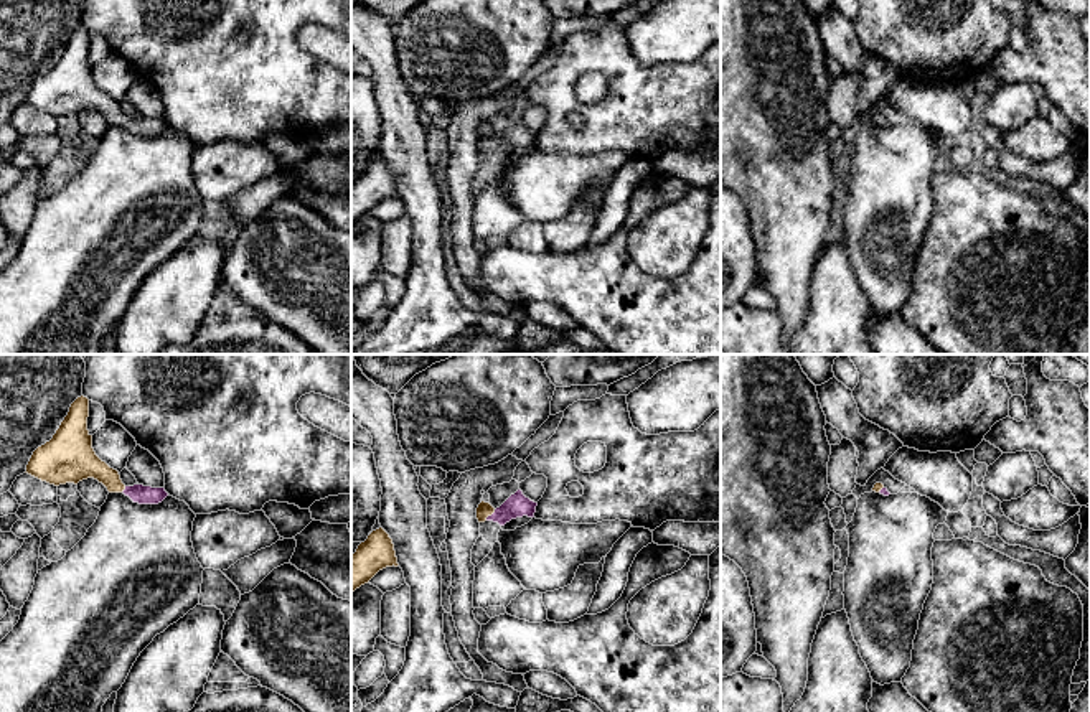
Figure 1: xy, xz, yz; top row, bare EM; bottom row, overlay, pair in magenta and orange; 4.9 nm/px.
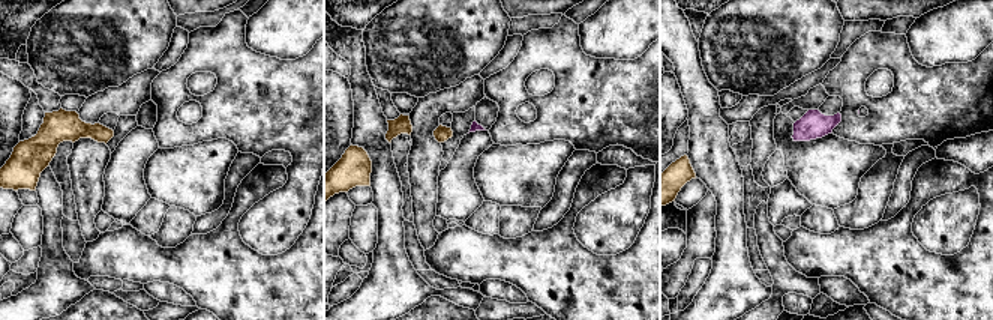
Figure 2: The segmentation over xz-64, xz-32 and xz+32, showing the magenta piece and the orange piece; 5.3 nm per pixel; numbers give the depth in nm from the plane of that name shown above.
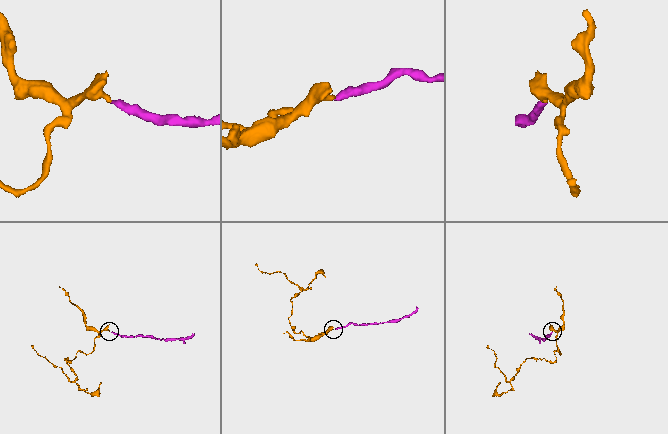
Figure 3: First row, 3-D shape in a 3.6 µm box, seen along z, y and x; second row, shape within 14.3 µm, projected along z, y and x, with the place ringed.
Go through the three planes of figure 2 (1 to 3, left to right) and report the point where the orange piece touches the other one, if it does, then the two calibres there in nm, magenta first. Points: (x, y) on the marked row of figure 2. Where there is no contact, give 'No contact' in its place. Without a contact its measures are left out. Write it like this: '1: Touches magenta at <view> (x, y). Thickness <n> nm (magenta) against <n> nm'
1: No contact
2: No contact
3: No contact

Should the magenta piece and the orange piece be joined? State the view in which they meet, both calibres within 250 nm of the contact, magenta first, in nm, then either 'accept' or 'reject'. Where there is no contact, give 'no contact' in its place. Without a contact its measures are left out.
xz | 110/70 nm | accept

